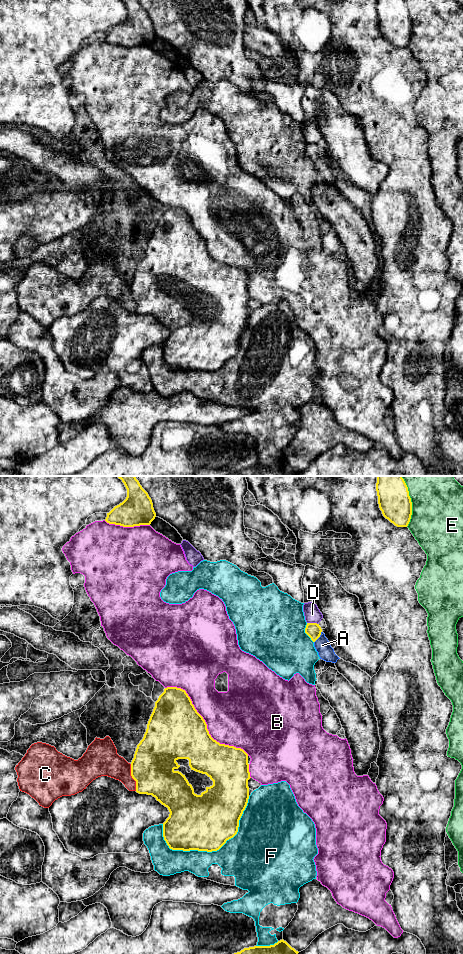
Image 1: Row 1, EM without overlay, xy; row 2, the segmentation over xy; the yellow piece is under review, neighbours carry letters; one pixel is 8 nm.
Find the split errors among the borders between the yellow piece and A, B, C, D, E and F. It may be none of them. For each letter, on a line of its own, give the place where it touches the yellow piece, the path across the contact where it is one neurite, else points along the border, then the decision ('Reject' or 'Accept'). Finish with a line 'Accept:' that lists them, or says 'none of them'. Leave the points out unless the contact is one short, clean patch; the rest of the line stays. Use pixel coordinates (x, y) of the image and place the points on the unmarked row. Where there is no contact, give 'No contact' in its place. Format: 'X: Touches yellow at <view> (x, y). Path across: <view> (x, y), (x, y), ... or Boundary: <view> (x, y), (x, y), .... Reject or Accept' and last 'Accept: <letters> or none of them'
A: Touches yellow at xy (318, 157). Path across: xy (313, 150), (318, 157), (322, 165). Accept
B: Touches yellow at xy (205, 242). Reject
C: Touches yellow at xy (132, 297). Reject
D: Touches yellow at xy (312, 143). Reject
E: Touches yellow at xy (411, 23). Reject
F: Touches yellow at xy (217, 369). Reject
Accept: A

